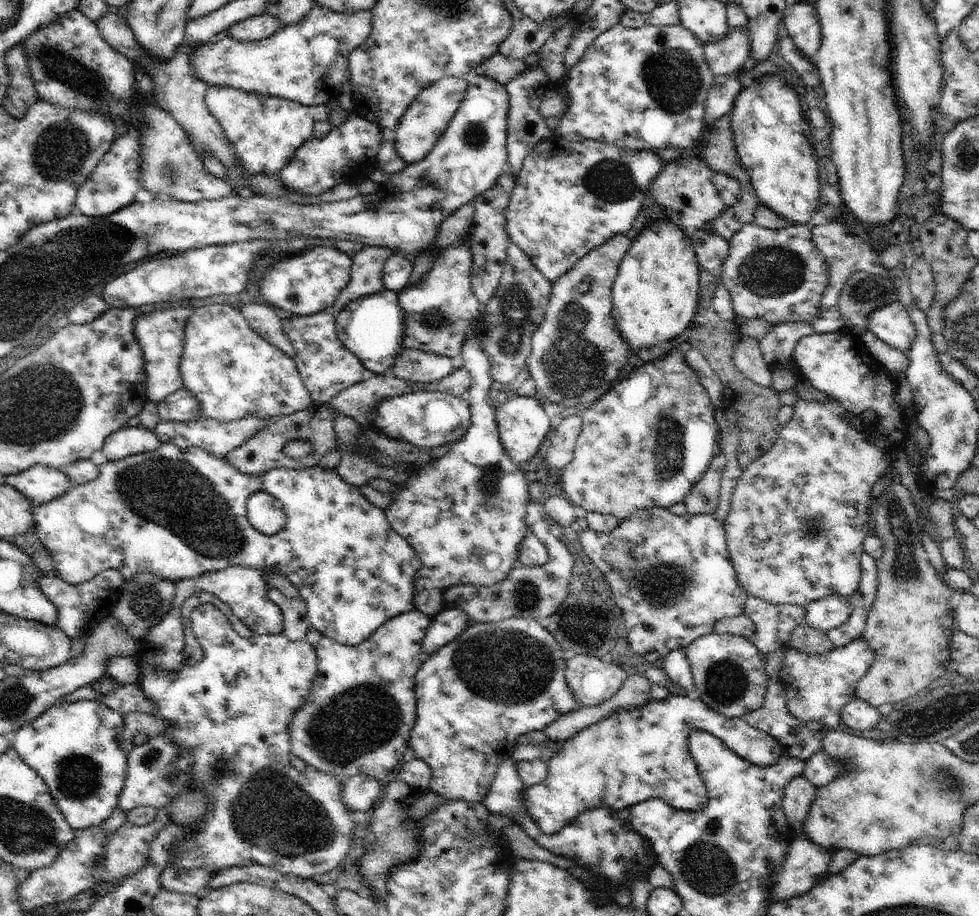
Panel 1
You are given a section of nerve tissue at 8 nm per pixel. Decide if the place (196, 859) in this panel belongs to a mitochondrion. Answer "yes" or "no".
no

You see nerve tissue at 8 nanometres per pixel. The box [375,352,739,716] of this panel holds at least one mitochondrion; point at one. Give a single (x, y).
(510, 667)

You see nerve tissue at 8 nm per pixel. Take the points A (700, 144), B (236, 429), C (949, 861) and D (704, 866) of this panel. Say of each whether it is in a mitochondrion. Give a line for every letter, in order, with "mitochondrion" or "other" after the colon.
A: other
B: mitochondrion
C: other
D: mitochondrion

